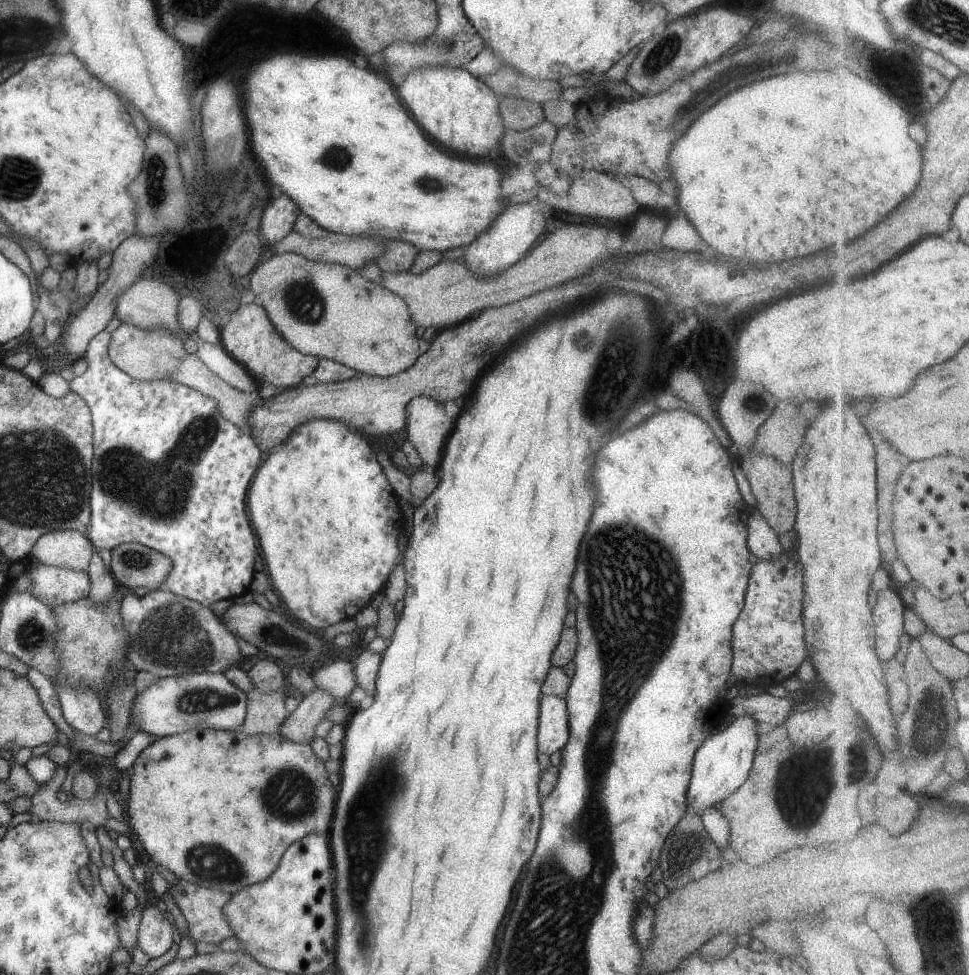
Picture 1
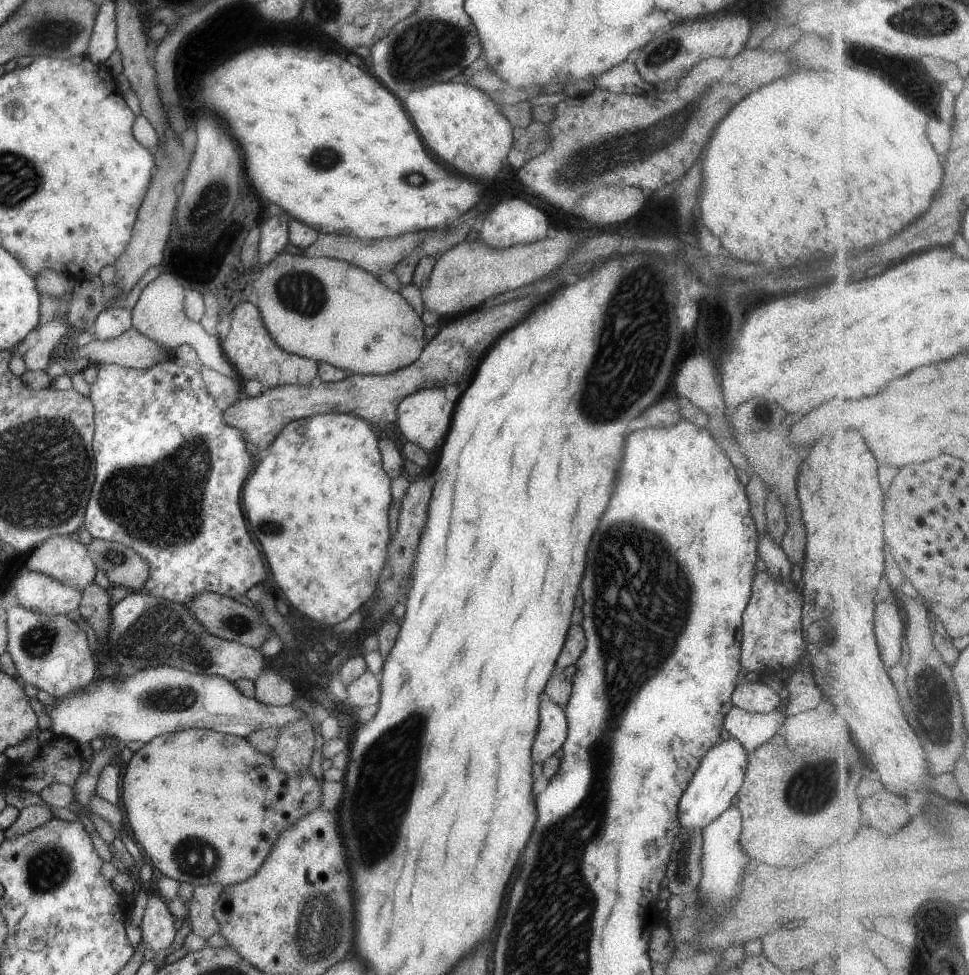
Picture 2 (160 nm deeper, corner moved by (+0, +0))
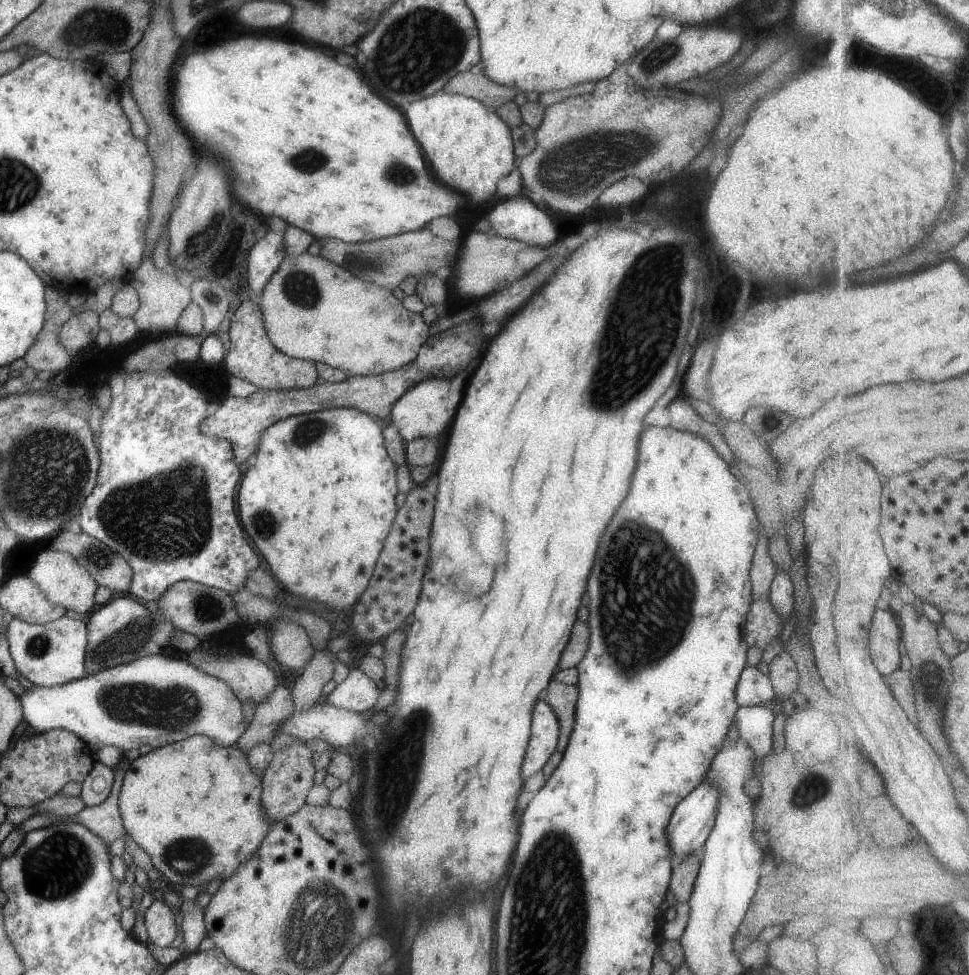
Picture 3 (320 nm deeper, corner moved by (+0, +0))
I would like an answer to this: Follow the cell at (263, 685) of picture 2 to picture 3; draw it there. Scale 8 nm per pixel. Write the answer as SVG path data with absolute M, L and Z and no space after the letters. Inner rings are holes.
M278 684L267 700L257 704L251 722L248 722L233 746L247 754L255 745L269 743L278 735L278 728L282 722L293 712L291 693Z

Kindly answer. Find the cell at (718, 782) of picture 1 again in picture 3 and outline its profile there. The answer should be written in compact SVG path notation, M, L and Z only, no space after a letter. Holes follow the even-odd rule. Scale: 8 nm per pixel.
M703 780L683 800L680 800L665 826L667 842L673 861L682 861L695 850L701 849L706 841L717 814L718 790L716 786Z

